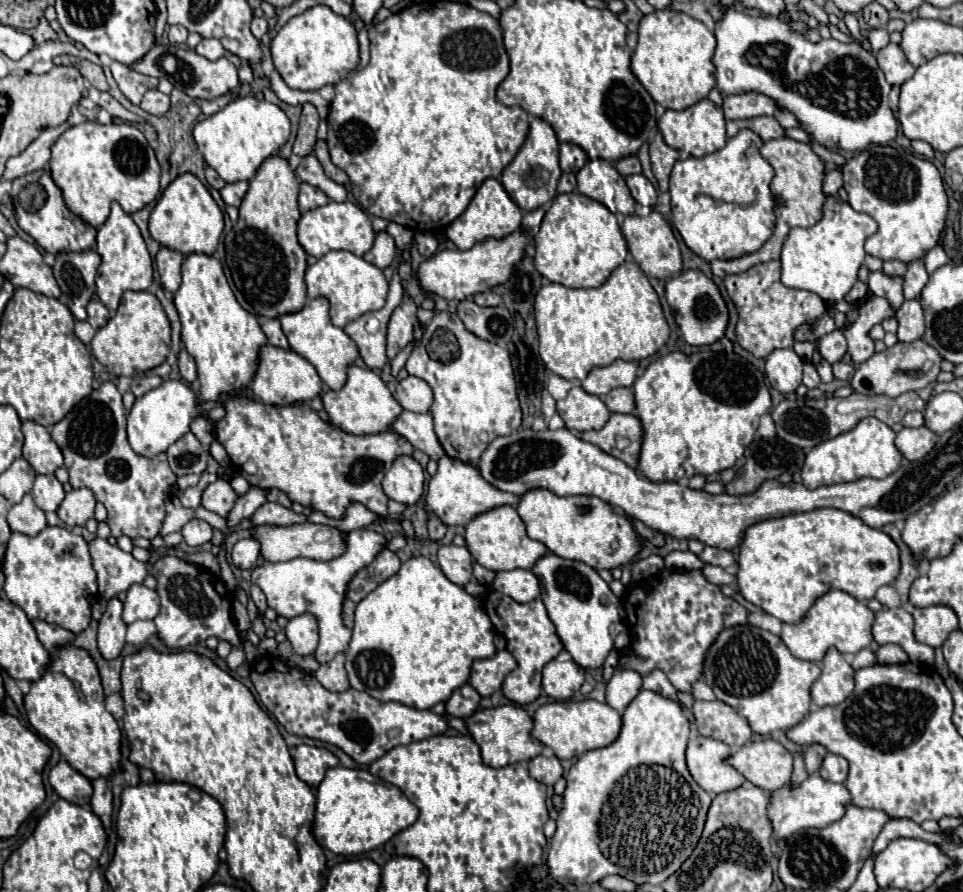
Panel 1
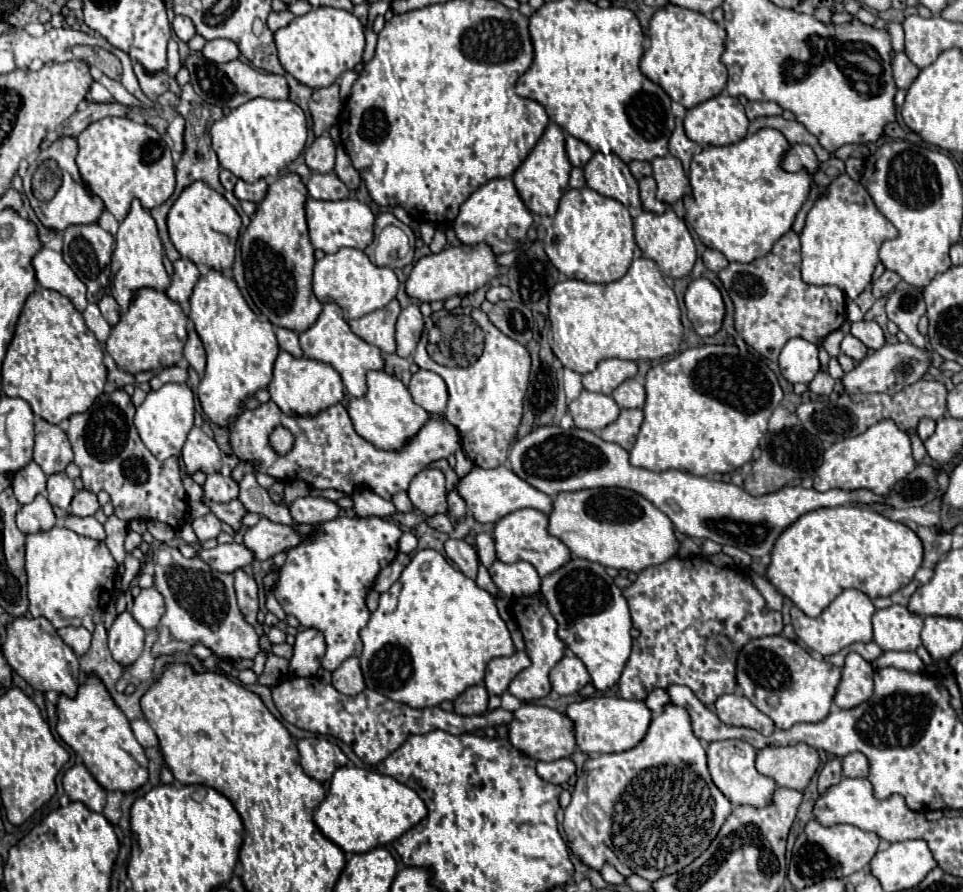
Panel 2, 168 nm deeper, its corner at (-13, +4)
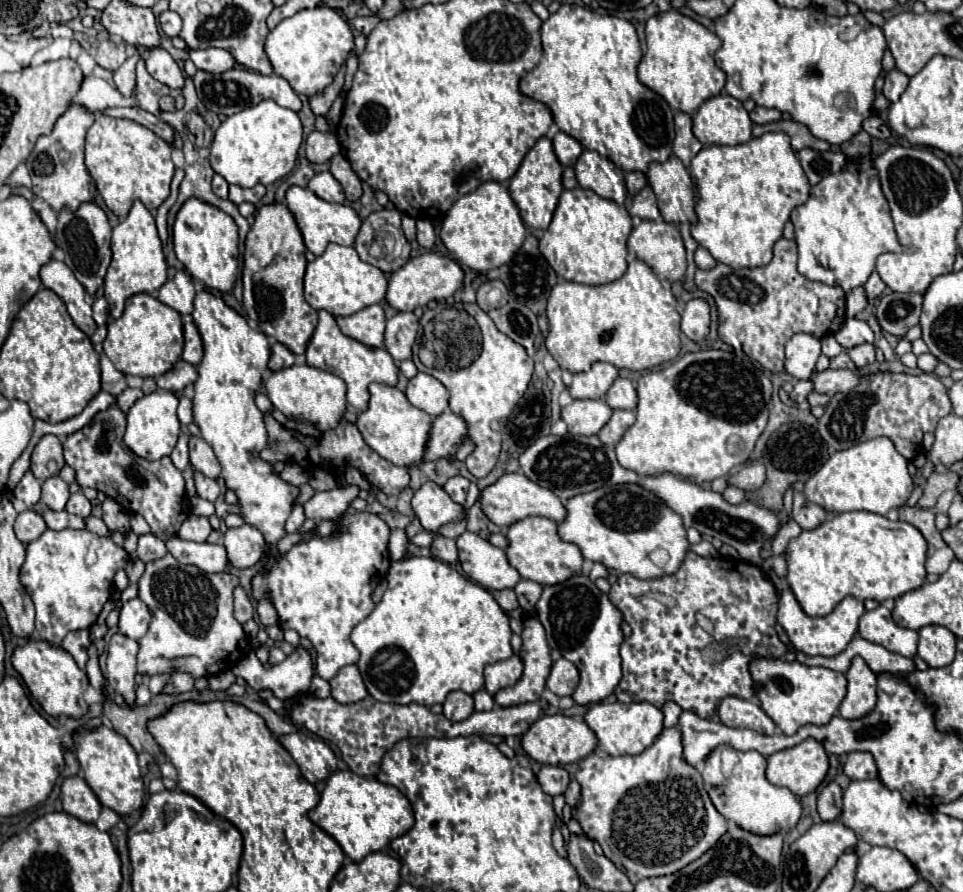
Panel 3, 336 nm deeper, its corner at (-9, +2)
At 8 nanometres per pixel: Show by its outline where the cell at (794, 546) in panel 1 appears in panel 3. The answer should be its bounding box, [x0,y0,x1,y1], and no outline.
[785,511,927,617]

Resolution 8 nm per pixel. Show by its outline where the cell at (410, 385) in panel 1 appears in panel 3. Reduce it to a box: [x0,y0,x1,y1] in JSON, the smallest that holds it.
[405,373,449,417]

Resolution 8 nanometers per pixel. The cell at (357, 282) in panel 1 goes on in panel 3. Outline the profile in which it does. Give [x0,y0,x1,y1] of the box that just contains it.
[305,243,387,317]

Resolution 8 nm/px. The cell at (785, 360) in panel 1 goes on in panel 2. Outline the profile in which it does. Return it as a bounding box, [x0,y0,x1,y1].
[779,337,819,385]

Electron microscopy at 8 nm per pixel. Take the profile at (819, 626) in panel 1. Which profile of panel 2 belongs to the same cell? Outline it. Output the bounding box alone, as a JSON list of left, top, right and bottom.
[791,589,875,655]

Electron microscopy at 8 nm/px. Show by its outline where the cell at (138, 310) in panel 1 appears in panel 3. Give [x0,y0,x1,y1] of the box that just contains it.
[103,293,181,377]

